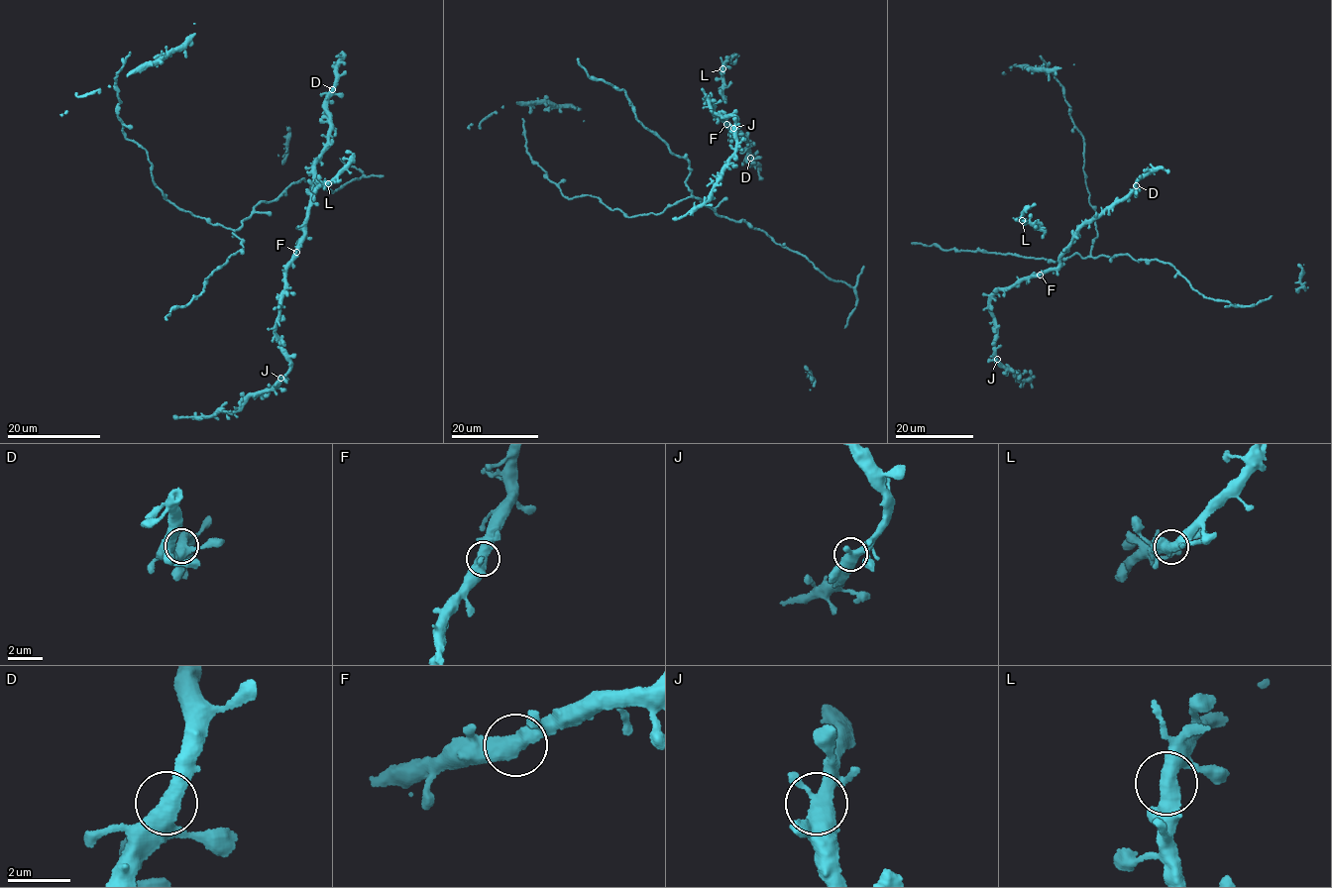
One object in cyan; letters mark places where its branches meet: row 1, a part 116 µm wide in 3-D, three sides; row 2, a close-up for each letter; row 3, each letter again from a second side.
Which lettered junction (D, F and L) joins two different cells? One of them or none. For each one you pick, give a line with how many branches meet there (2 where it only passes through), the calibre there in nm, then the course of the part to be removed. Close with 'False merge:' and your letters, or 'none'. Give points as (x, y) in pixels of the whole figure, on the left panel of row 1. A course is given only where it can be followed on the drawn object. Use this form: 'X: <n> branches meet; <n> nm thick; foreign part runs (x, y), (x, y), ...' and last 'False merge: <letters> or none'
False merge: none

